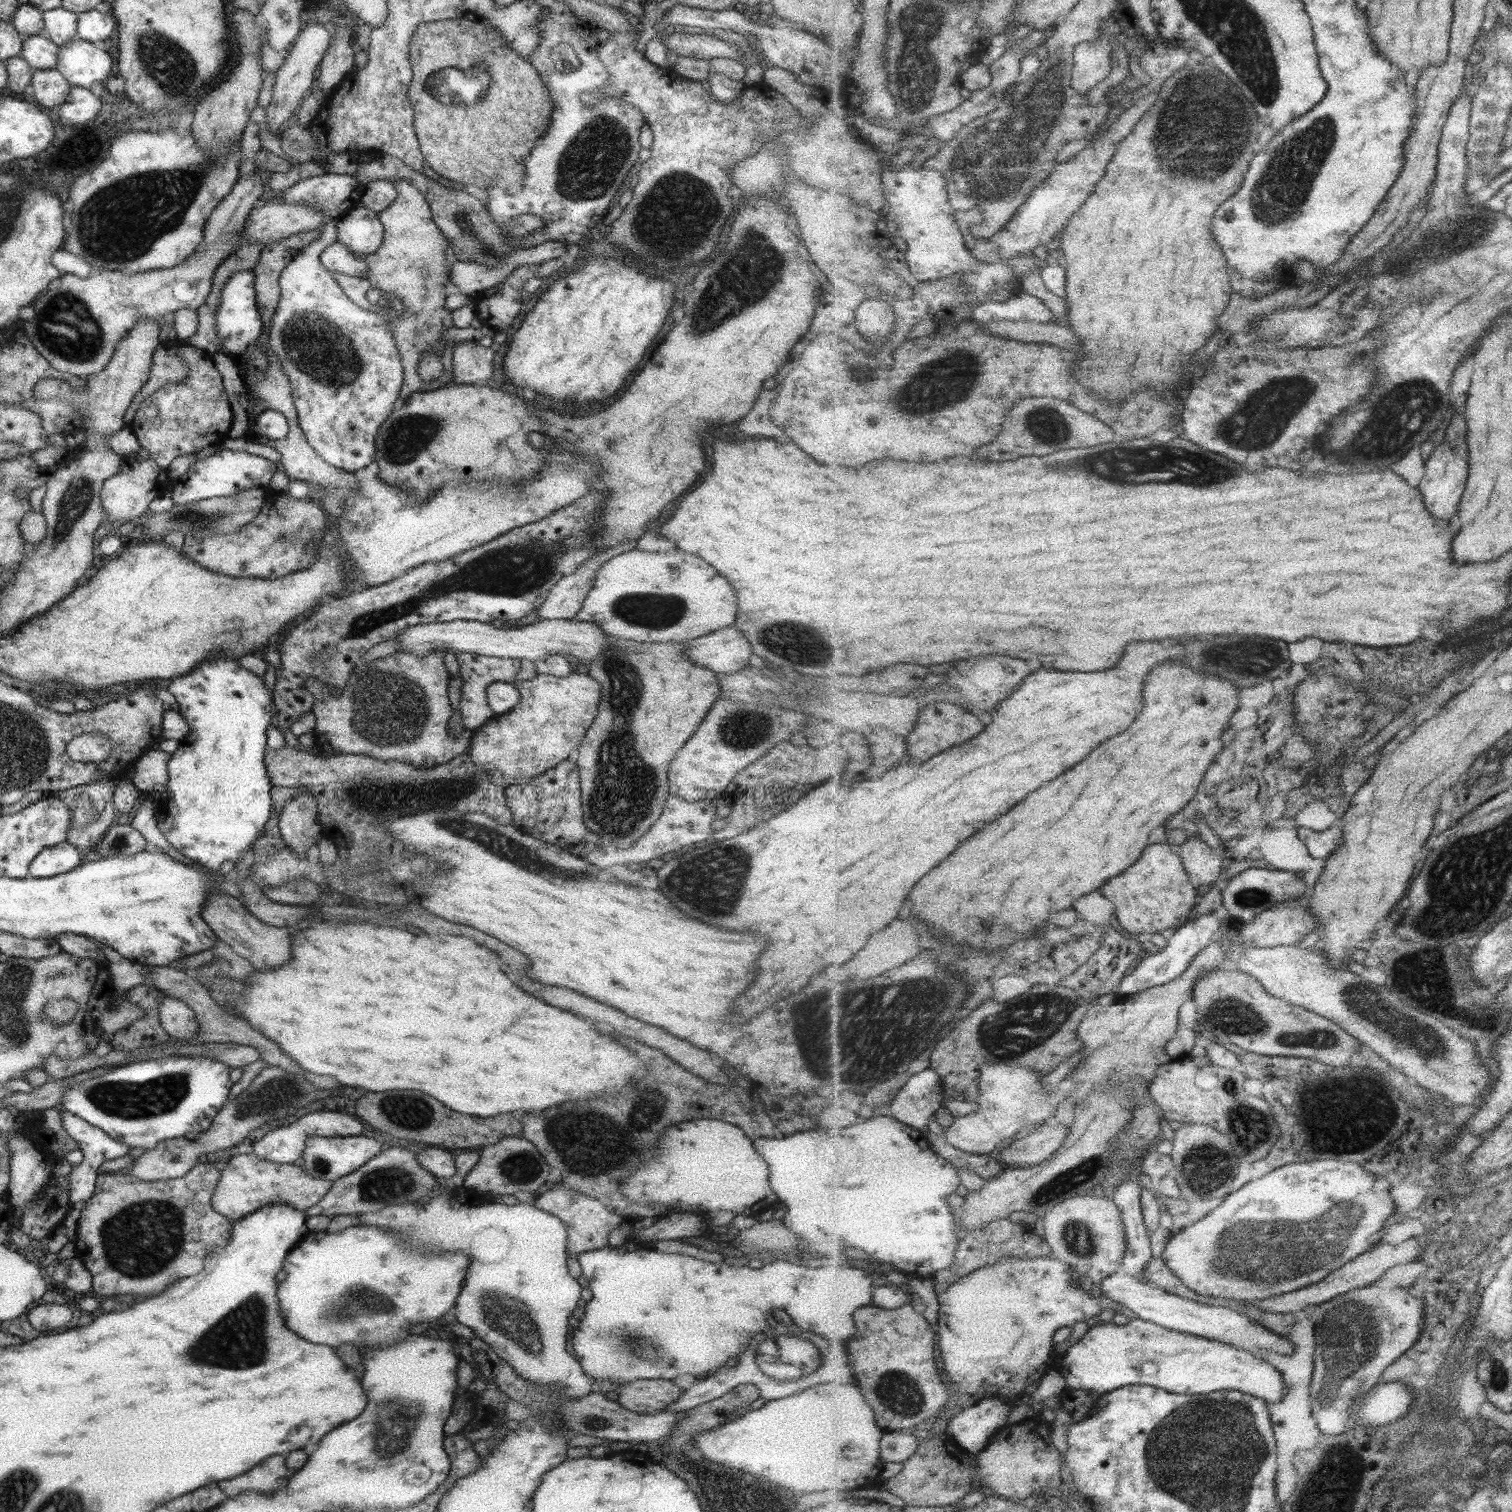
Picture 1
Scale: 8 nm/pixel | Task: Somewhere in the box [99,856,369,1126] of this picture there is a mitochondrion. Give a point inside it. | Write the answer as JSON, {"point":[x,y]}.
{"point":[274,1095]}

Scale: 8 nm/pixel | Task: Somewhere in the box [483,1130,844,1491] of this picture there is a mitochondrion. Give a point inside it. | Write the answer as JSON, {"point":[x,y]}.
{"point":[639,1343]}

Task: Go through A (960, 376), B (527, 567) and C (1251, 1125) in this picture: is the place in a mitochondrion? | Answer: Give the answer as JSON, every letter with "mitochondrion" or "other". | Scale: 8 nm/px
{"A":"mitochondrion","B":"mitochondrion","C":"mitochondrion"}

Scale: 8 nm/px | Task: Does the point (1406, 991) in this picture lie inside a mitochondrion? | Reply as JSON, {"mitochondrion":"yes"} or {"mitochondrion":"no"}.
{"mitochondrion":"yes"}

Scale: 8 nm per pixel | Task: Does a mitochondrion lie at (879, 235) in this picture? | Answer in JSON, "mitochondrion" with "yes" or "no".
{"mitochondrion":"no"}

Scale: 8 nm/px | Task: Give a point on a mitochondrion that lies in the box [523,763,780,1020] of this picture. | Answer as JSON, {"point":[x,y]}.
{"point":[704,881]}

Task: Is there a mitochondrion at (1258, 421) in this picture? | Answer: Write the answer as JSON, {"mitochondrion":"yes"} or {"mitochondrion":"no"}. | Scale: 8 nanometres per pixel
{"mitochondrion":"yes"}

